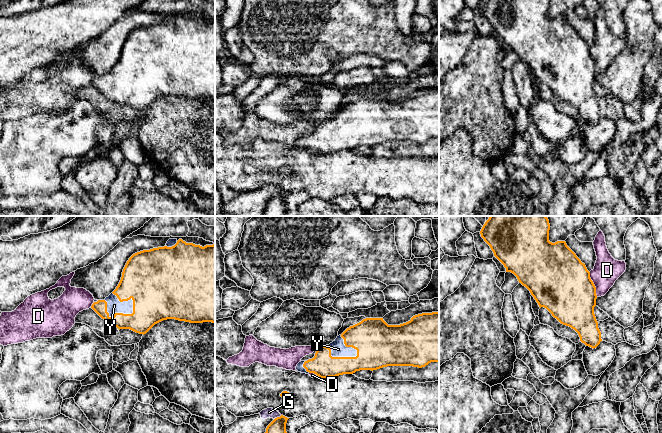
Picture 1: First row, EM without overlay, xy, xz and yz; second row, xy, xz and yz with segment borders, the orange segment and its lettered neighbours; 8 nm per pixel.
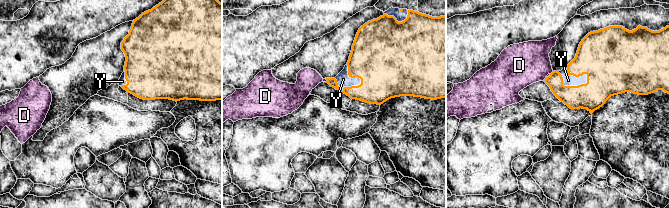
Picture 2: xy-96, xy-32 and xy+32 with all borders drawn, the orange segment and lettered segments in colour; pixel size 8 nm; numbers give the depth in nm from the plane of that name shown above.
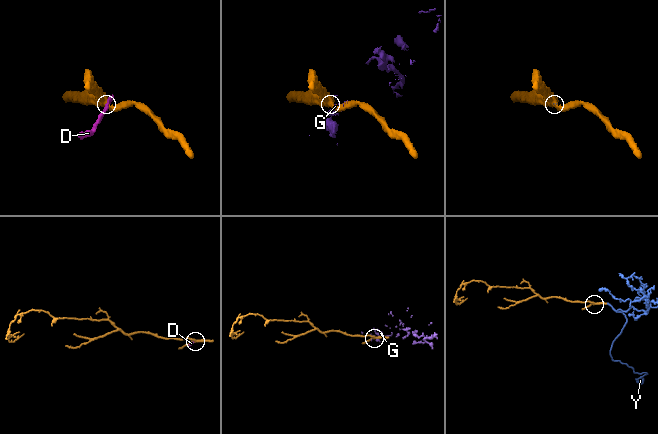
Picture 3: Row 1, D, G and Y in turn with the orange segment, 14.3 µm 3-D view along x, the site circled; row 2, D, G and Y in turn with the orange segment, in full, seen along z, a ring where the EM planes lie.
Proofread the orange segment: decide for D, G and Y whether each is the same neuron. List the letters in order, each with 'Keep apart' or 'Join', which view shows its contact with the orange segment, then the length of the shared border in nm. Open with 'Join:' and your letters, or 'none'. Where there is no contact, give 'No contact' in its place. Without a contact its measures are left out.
Join: Y
D: Keep apart. Touches orange in yz. Shared border 220 nm
G: Keep apart. Touches orange in xz. Shared border 70 nm
Y: Join. Touches orange in xy. Shared border 260 nm

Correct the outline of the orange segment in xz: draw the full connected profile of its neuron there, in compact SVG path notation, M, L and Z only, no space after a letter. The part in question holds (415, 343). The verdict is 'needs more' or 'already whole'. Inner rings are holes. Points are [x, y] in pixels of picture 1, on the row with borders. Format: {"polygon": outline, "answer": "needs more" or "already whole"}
{"polygon": "M439 312L418 314L400 325L388 325L383 318L363 319L347 328L329 345L320 347L312 359L299 362L296 370L329 378L387 366L422 368L431 362L439 362Z", "answer": "needs more"}

